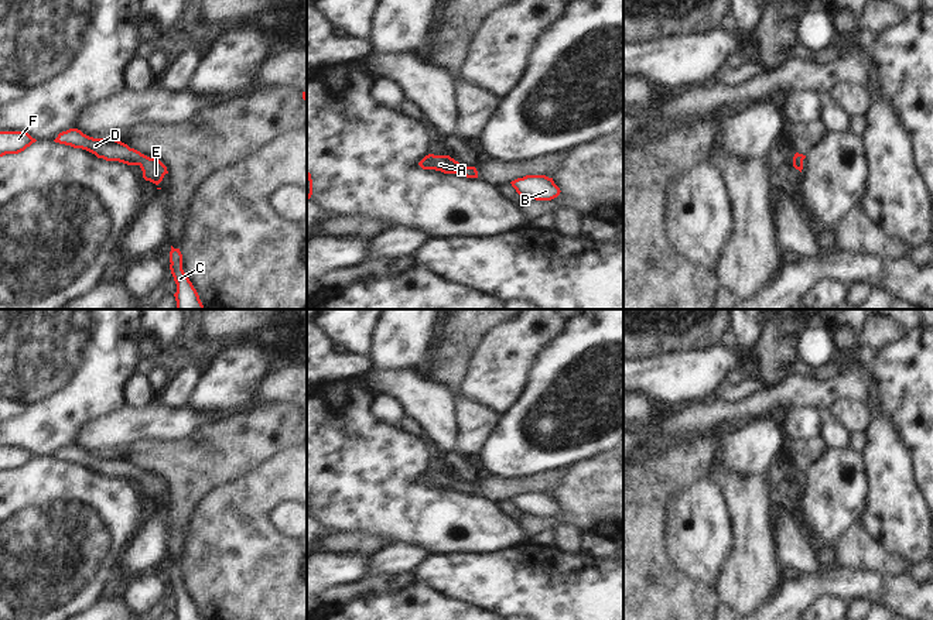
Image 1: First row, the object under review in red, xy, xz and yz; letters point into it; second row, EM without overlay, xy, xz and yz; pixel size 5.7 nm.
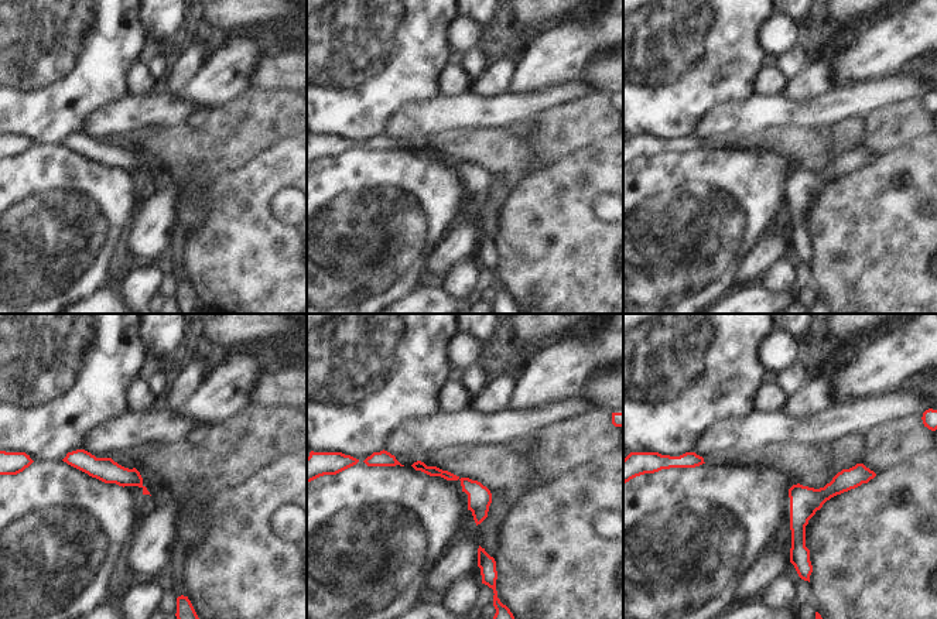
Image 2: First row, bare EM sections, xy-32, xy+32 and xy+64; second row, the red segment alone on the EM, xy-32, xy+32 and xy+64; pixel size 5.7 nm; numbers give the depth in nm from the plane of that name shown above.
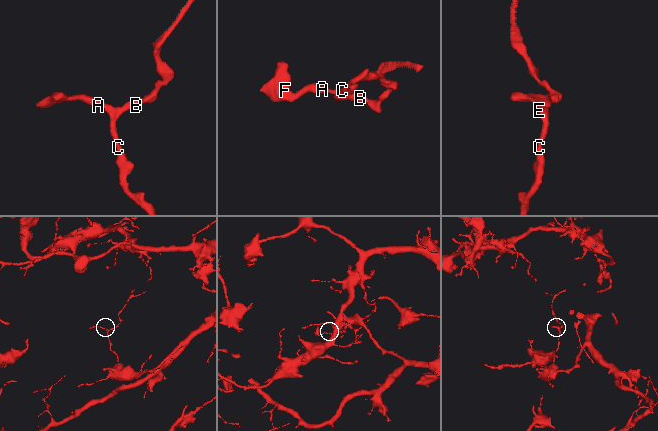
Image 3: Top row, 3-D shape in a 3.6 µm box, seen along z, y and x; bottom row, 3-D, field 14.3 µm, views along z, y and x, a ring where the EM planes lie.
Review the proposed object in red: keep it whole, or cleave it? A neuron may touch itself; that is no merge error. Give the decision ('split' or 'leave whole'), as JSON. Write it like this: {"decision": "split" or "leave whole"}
{"decision": "leave whole"}

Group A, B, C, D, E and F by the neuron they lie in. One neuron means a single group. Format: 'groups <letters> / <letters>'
groups A B C D E F

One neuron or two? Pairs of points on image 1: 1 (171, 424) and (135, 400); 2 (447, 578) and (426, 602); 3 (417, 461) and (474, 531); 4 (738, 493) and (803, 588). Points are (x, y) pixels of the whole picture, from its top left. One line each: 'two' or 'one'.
1: two
2: two
3: one
4: two

